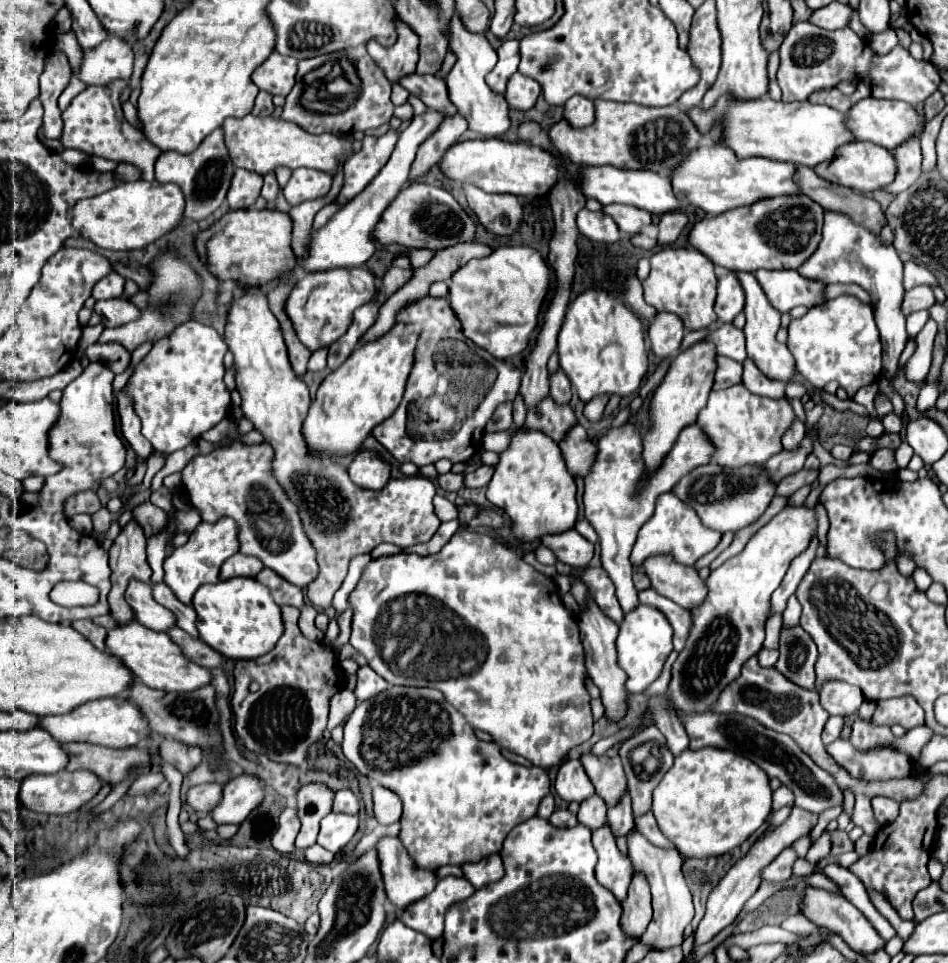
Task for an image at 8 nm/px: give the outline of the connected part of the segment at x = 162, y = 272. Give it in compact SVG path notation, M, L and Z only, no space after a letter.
M162 254L154 262L154 284L148 290L150 308L144 310L136 322L118 328L106 328L98 338L98 342L118 342L130 352L134 352L134 348L140 346L142 342L158 340L168 332L172 332L178 324L192 320L192 306L200 296L200 292L202 292L202 280L196 276L196 272L176 254Z

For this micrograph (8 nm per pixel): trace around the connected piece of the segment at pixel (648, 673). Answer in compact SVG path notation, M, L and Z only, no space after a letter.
M638 604L638 608L634 608L634 612L628 612L620 624L620 636L616 640L618 646L618 664L622 666L622 670L628 674L628 692L632 694L640 694L644 688L648 688L662 672L662 666L668 658L668 654L672 652L672 626L666 620L666 616L654 608L654 606L646 606L646 604Z

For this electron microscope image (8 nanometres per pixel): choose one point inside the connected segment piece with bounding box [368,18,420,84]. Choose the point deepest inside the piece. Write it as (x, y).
(399, 60)

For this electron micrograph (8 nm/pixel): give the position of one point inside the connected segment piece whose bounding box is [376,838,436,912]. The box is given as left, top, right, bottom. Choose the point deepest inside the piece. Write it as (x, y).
(405, 883)

